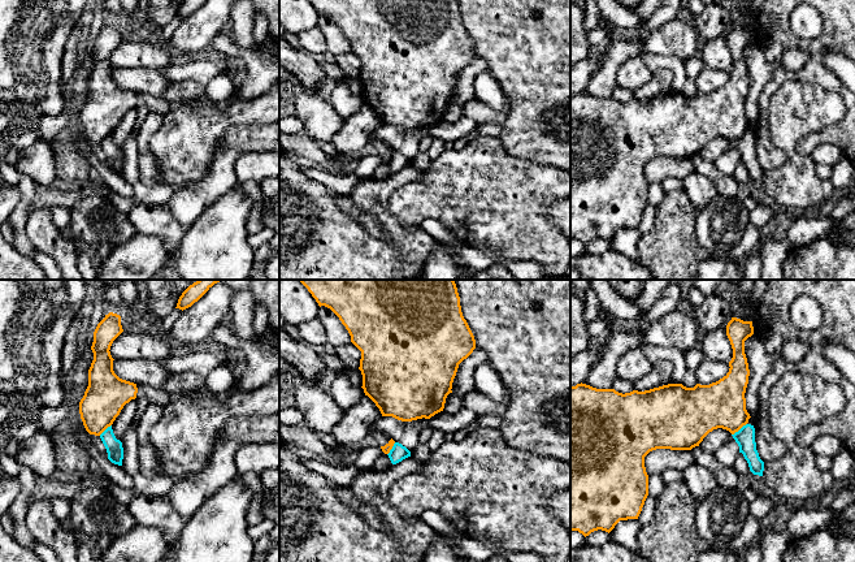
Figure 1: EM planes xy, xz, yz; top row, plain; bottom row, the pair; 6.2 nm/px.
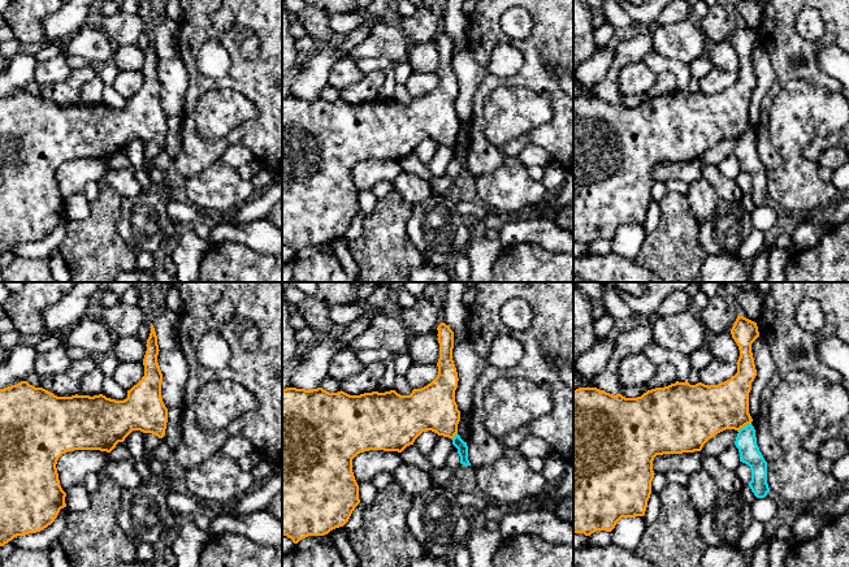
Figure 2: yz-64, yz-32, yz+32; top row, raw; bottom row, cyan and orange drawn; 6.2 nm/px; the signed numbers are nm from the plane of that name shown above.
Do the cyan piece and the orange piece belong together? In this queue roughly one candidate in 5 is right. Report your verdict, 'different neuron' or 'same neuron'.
different neuron

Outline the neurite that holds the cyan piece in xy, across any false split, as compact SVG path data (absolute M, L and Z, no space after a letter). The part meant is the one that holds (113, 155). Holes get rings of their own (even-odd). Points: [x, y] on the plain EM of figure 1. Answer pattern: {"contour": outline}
{"contour": "M112 134L108 135L101 143L100 147L107 157L108 168L118 174L122 174L123 168L123 156L122 151L116 147Z"}

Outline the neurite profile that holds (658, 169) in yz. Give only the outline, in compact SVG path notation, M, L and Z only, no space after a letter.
M656 157L644 165L644 176L648 185L661 185L668 177L683 180L695 172L691 159Z

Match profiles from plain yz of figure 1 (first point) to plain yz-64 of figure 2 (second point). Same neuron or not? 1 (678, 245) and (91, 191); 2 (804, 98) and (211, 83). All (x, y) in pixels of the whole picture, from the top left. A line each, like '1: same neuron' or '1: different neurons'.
1: different neurons
2: different neurons

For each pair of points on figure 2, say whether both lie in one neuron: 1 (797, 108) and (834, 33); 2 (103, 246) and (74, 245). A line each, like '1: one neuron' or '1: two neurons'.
1: two neurons
2: one neuron

